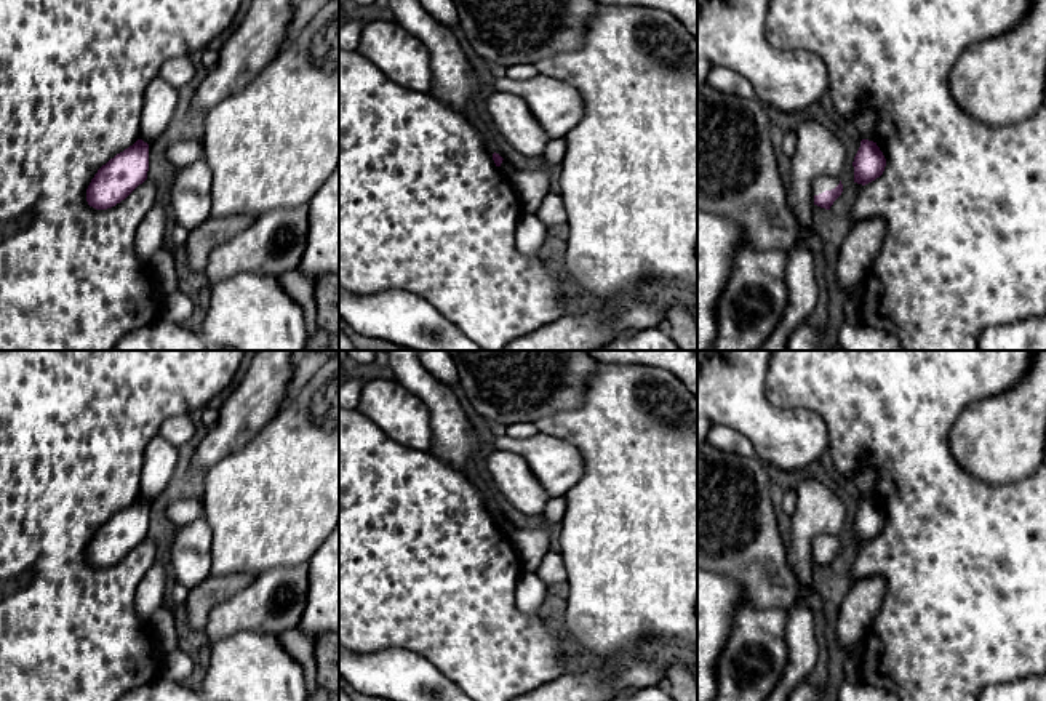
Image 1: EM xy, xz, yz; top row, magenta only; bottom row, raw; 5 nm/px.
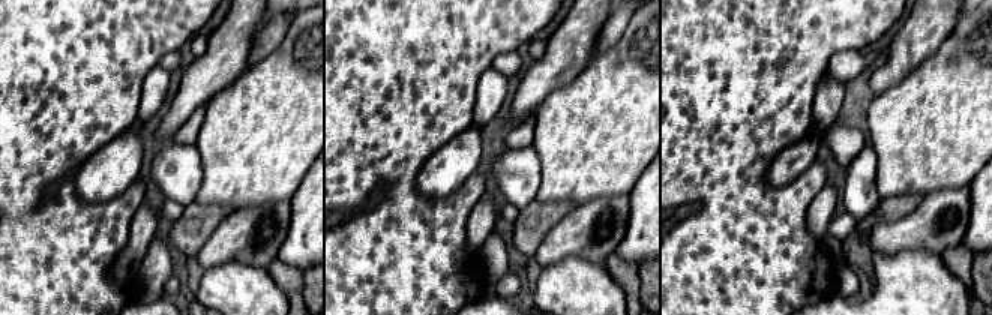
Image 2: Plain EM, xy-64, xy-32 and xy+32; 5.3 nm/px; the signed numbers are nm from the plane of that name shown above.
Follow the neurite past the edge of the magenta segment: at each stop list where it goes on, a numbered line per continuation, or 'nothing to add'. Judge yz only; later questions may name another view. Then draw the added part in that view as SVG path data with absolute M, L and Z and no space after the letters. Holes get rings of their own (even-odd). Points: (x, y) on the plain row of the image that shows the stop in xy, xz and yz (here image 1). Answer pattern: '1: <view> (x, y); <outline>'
1: yz (821, 541); M817 535L812 541L812 551L814 554L819 554L825 549L832 549L840 543L838 535Z

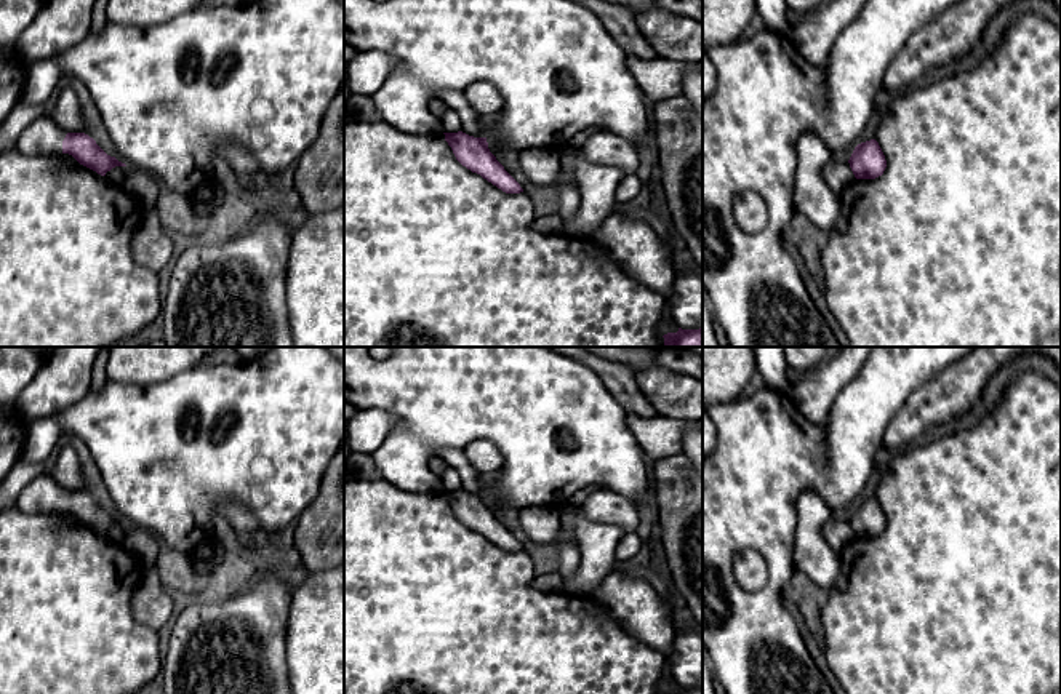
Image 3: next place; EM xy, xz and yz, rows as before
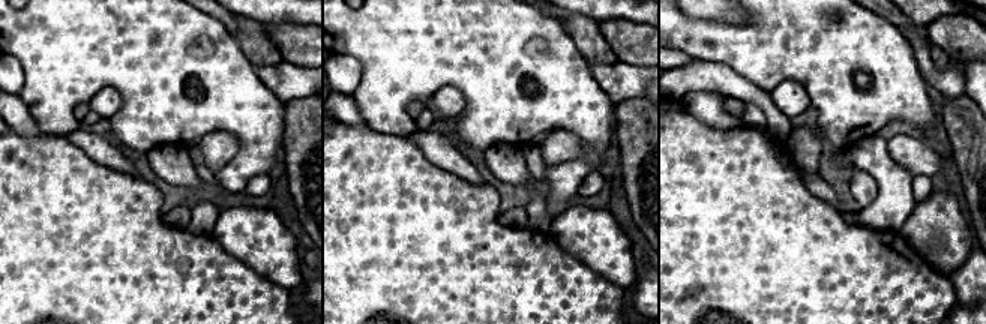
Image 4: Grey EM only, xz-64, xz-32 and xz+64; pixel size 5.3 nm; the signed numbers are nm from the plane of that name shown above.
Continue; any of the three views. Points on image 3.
1: xy (44, 494); M42 473L24 488L14 504L24 513L59 512L66 493L50 475Z

